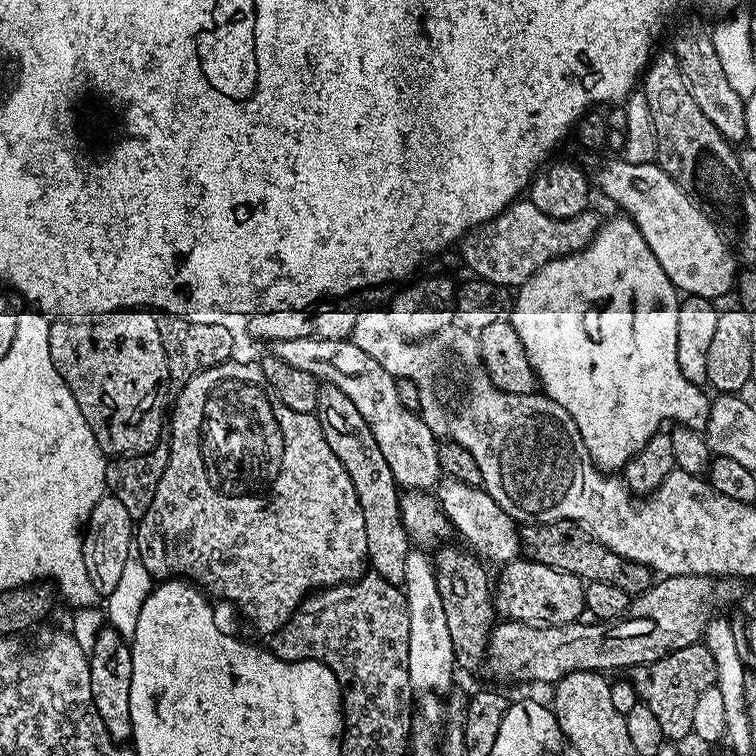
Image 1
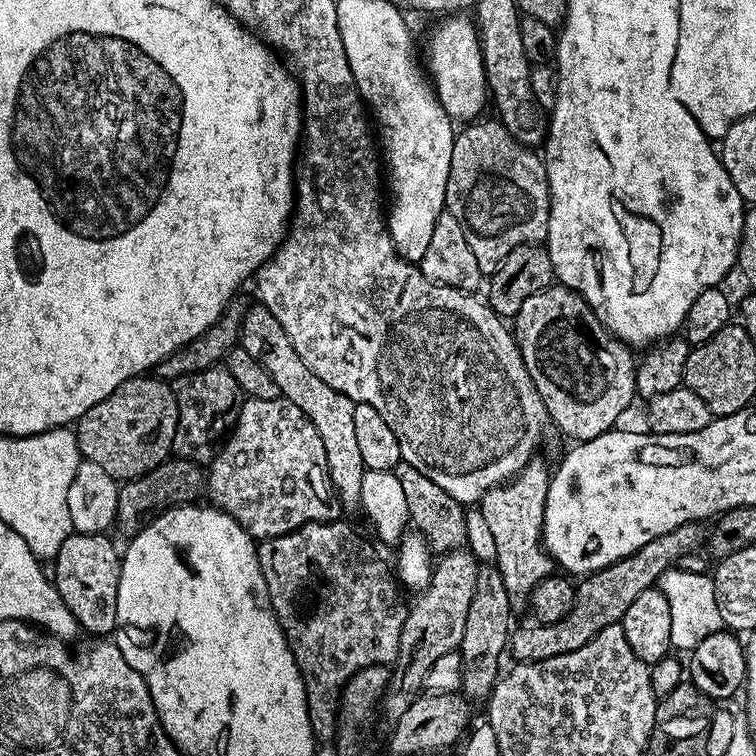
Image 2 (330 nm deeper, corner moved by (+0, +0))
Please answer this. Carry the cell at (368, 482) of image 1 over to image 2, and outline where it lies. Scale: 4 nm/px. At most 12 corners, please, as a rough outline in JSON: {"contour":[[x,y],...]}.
{"contour":[[256,302],[240,321],[245,348],[318,430],[332,491],[360,508],[366,471],[357,403],[294,350]]}

